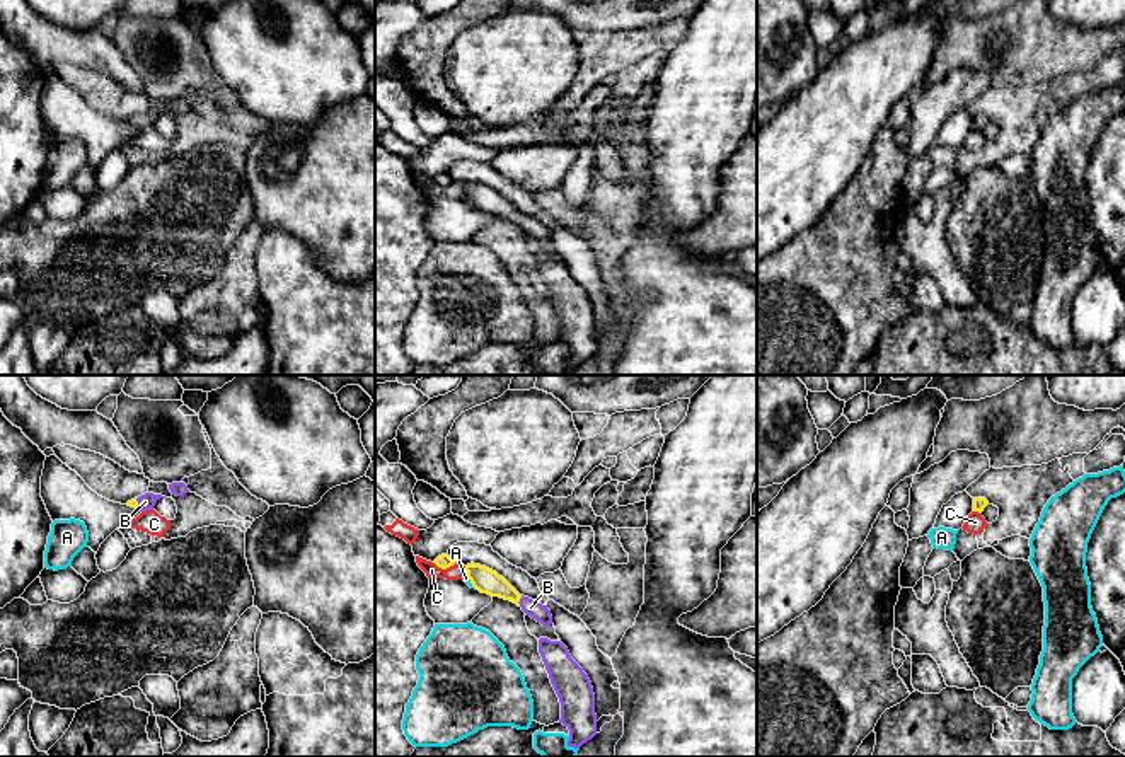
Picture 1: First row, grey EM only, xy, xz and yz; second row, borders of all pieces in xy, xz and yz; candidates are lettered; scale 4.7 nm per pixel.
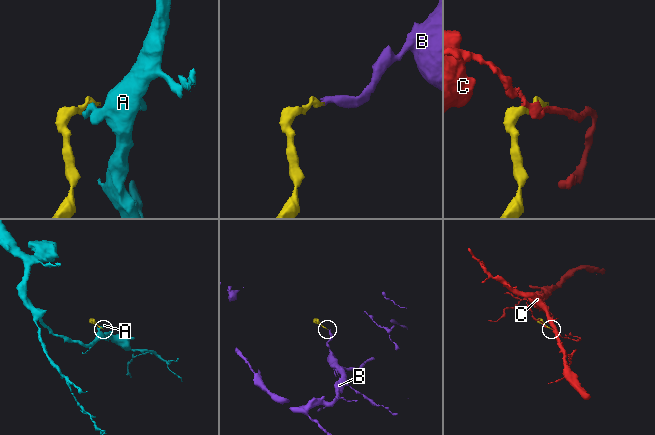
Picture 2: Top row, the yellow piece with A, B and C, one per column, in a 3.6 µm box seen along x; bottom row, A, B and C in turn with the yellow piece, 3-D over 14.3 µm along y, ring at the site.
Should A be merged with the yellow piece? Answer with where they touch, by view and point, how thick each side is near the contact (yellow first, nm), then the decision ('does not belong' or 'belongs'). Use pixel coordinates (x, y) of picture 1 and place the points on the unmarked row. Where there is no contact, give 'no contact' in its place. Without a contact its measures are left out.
xz (471, 200) | 120/20 nm | does not belong

